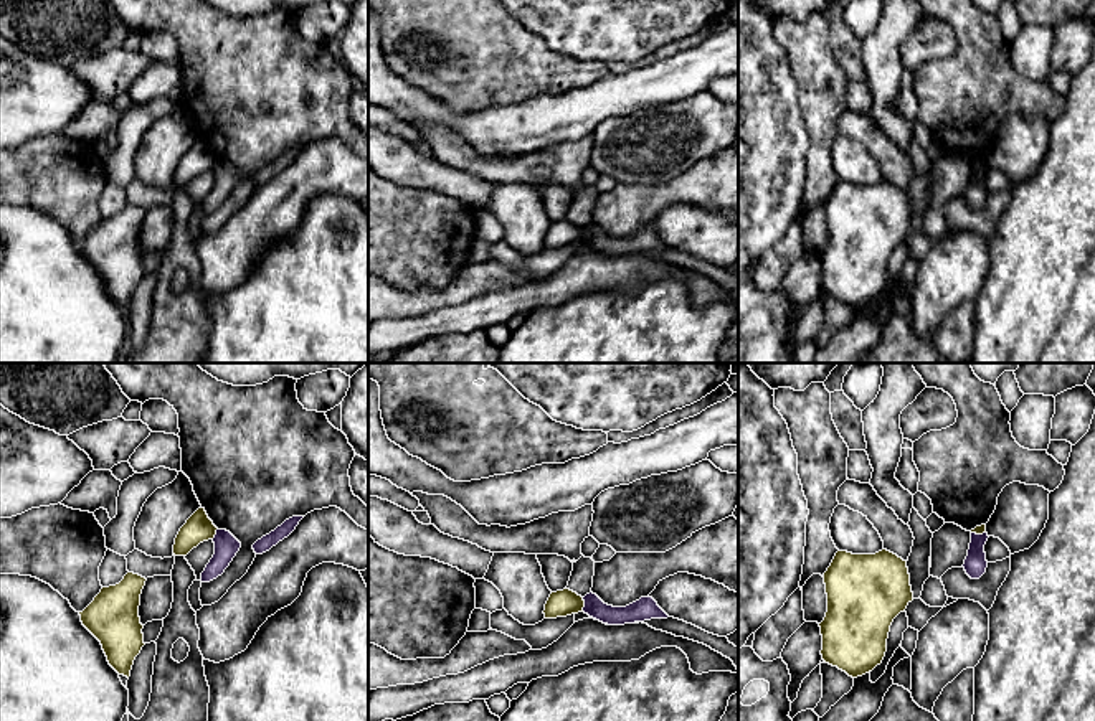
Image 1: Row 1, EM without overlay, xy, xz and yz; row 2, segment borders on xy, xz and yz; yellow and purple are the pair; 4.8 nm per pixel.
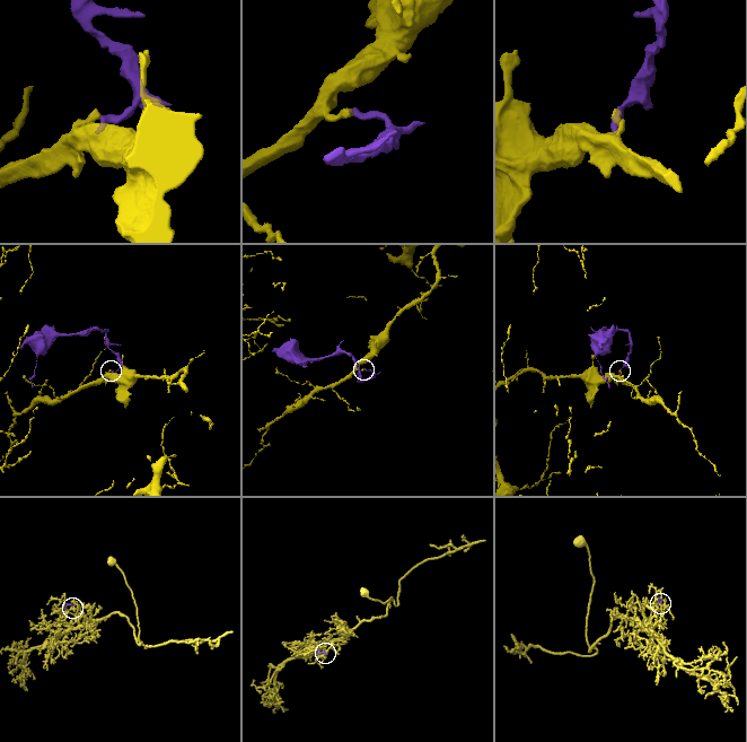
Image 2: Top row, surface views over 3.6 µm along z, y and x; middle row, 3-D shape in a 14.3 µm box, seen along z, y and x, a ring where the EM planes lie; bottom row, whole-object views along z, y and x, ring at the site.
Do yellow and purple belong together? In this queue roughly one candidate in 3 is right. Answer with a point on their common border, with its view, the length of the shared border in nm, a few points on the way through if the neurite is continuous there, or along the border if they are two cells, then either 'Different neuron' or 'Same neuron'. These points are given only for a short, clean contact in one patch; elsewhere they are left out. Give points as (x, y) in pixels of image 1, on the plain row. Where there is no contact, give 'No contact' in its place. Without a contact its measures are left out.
Touches yellow at xz (583, 235). Shared border 70 nm. Boundary: xz (582, 228), (583, 241). Different neuron

